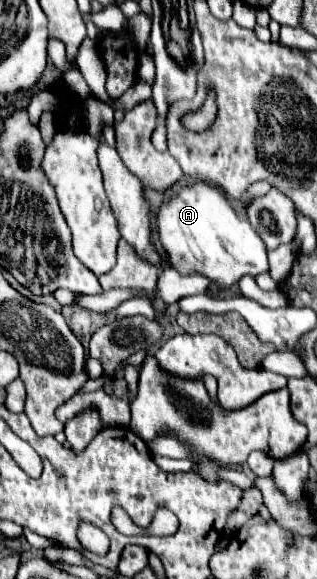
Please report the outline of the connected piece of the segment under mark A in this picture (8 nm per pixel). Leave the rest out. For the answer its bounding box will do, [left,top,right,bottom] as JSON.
[154,182,268,290]

